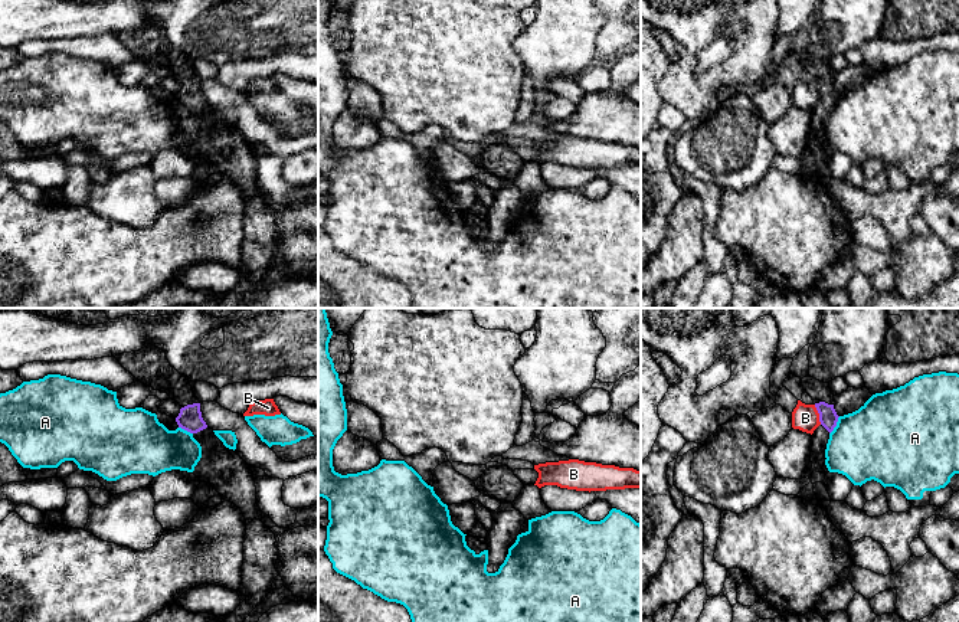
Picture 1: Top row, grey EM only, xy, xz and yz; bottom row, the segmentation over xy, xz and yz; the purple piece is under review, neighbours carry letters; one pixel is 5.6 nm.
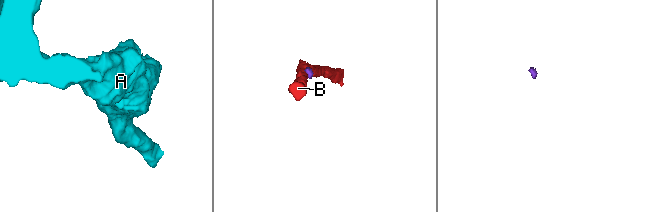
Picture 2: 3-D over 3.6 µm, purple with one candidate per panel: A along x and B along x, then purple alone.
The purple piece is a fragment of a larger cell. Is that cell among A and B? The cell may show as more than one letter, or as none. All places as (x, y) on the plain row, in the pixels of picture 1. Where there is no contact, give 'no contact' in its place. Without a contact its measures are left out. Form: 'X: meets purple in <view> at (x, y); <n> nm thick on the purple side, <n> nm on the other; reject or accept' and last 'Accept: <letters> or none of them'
A: meets purple in yz at (835, 102); 110 nm thick on the purple side, 420 nm on the other; reject
B: meets purple in yz at (820, 92); 110 nm thick on the purple side, 150 nm on the other; reject
Accept: none of them

